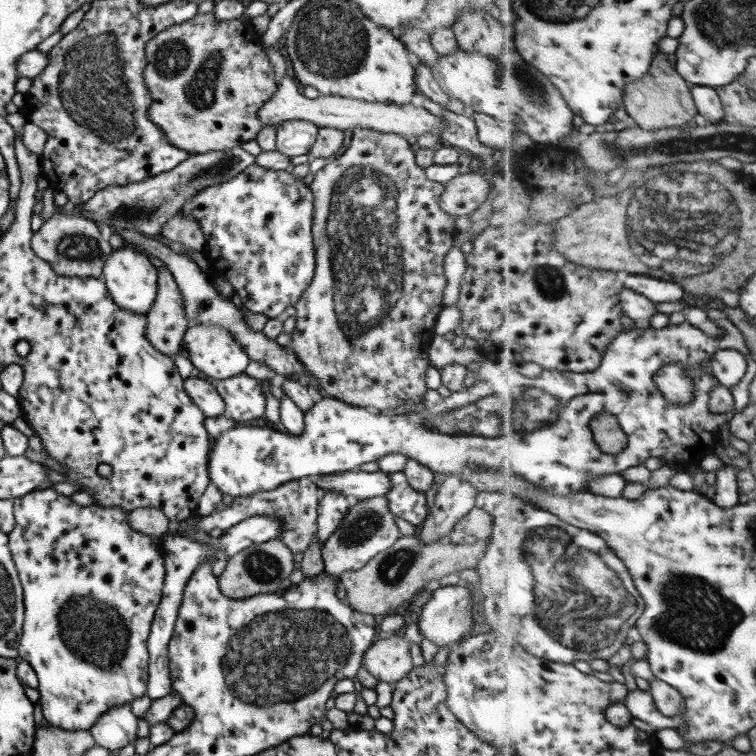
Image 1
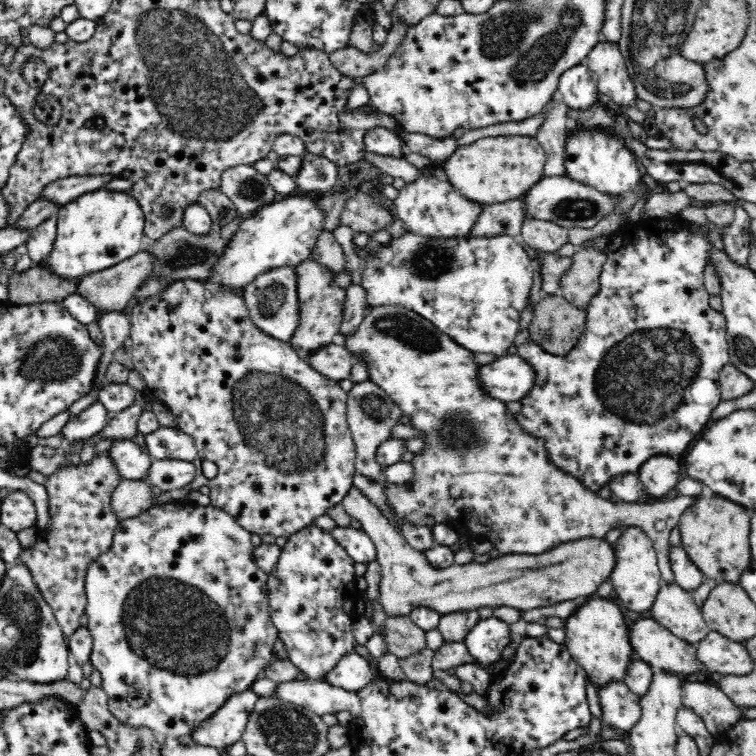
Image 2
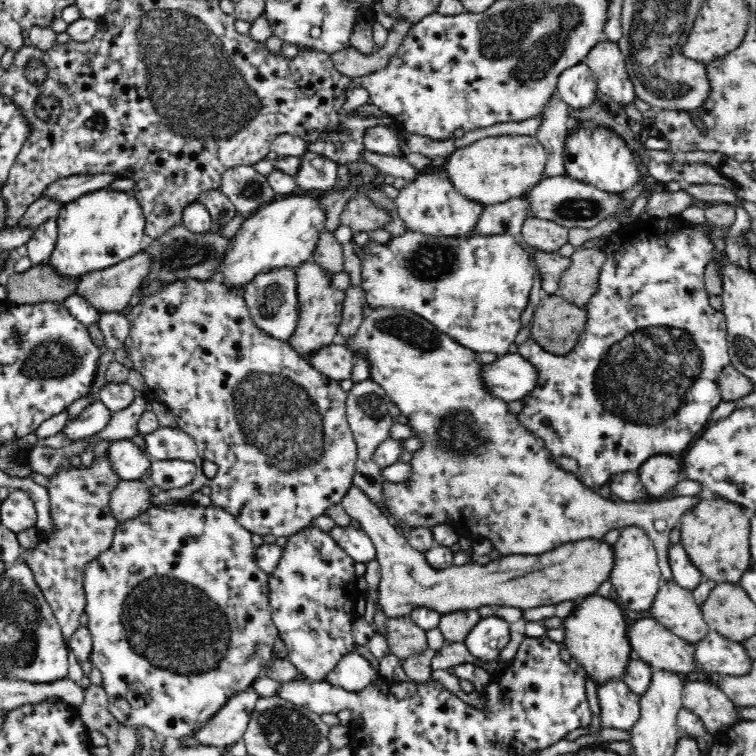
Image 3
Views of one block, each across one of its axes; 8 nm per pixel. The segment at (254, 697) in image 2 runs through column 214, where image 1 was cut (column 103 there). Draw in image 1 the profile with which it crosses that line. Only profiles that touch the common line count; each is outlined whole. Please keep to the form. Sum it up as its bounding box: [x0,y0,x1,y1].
[88,705,138,752]

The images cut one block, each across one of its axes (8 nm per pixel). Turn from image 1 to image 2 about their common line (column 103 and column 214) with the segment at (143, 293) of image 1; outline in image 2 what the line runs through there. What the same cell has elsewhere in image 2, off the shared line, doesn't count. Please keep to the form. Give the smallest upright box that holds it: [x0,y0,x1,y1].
[206,193,324,290]

